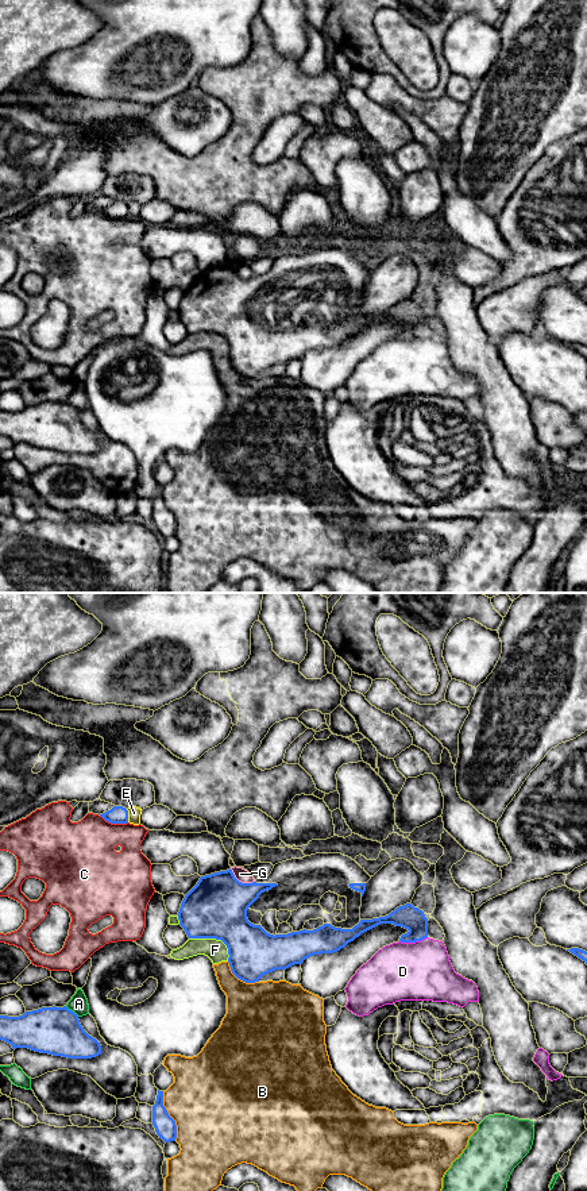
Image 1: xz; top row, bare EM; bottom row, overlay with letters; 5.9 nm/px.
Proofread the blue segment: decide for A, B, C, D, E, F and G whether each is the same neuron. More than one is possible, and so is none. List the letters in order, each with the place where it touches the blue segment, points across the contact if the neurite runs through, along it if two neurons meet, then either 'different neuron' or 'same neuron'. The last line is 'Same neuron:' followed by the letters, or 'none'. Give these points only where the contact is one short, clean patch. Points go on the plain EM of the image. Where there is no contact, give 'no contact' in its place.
A: contact xz (70, 405); different neuron
B: contact xz (169, 511); different neuron
C: contact xz (114, 218); different neuron
D: contact xz (413, 336); different neuron
E: contact xz (127, 211); different neuron
F: contact xz (215, 332); different neuron
G: contact xz (240, 277); different neuron
Same neuron: none

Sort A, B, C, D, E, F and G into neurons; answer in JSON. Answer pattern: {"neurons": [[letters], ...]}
{"neurons": [["A"], ["B", "F"], ["C"], ["D"], ["E"], ["G"]]}

